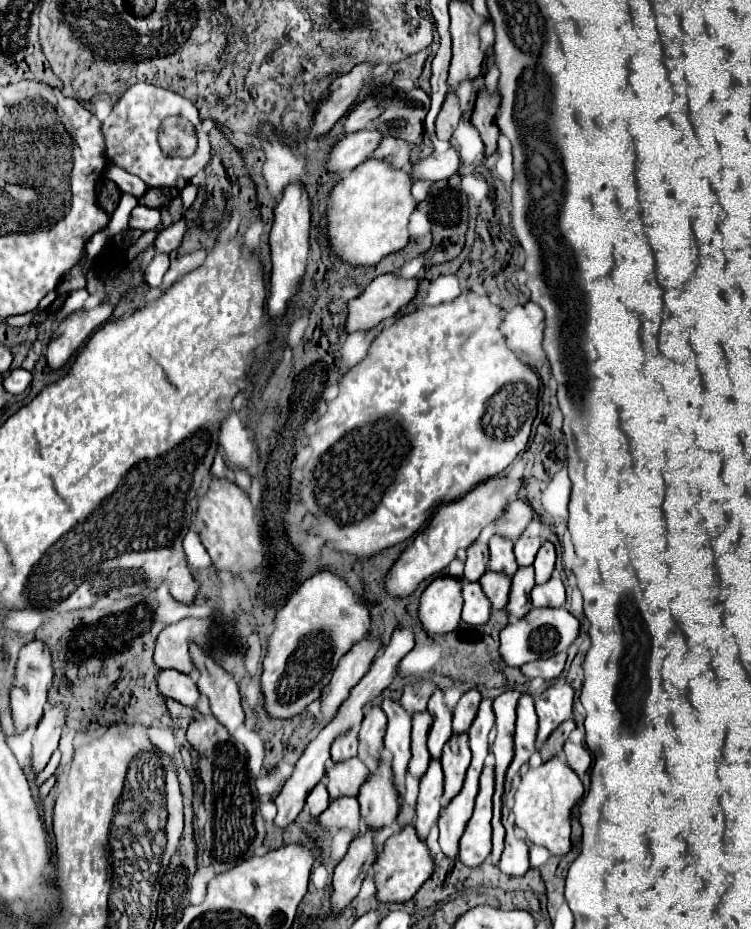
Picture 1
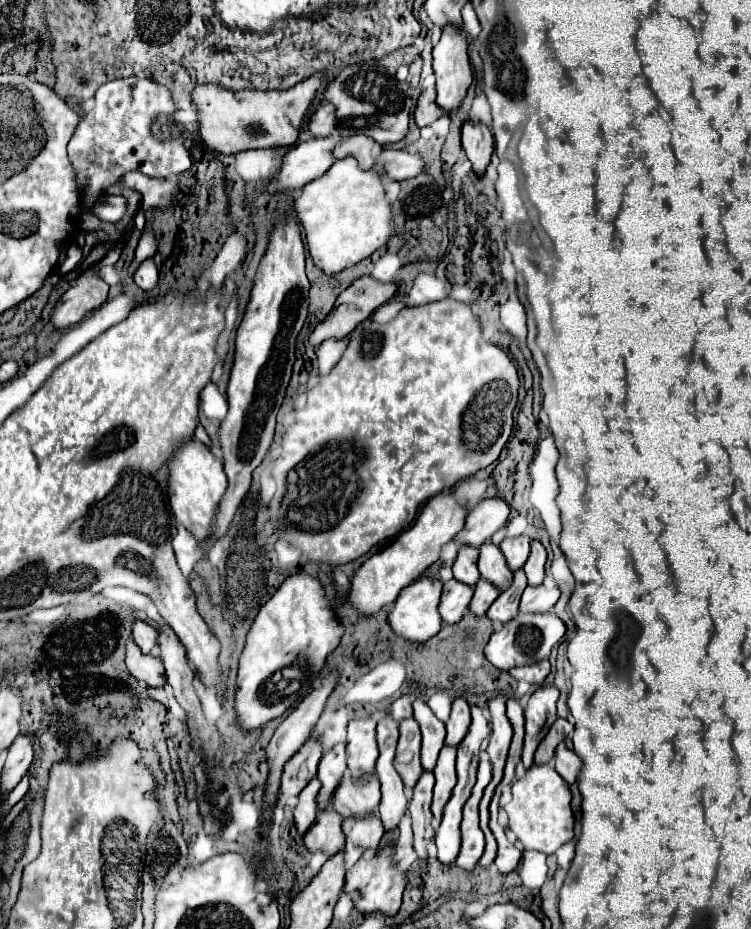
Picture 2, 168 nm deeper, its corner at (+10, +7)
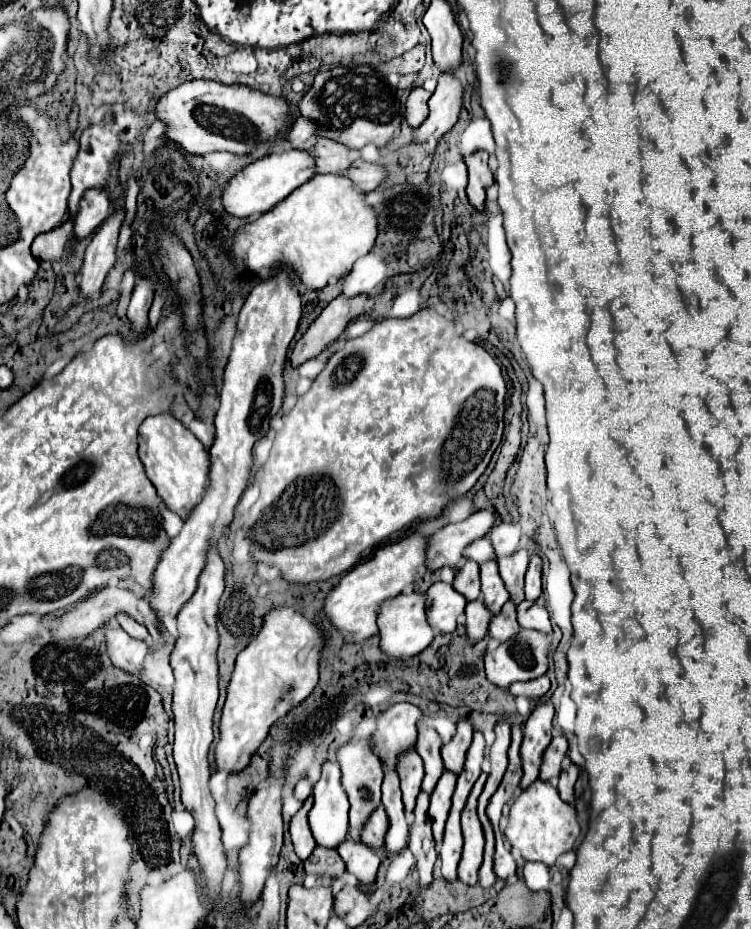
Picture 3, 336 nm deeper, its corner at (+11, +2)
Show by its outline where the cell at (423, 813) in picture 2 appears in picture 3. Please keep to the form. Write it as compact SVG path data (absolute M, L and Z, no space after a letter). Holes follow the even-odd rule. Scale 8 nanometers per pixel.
M421 792L417 796L417 806L415 806L415 822L413 830L409 836L409 850L413 852L417 860L417 872L419 872L419 884L429 886L433 882L433 864L437 860L435 852L435 842L431 834L431 822L429 822L429 794Z

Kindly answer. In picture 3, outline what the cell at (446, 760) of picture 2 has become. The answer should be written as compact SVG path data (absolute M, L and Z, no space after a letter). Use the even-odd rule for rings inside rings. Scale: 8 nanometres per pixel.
M443 772L443 776L439 778L439 782L437 782L437 786L431 794L429 816L431 816L431 822L433 822L433 836L435 836L437 844L443 838L443 828L445 828L447 814L449 814L449 808L451 808L451 796L453 796L453 790L455 790L455 782L457 782L455 774Z

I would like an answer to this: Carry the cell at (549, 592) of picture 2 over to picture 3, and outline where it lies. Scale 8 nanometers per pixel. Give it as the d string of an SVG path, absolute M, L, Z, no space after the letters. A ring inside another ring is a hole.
M523 600L517 606L517 620L521 628L529 628L529 630L537 630L543 634L551 634L551 622L549 622L549 612L545 608L545 604L541 600L537 602L529 602Z

